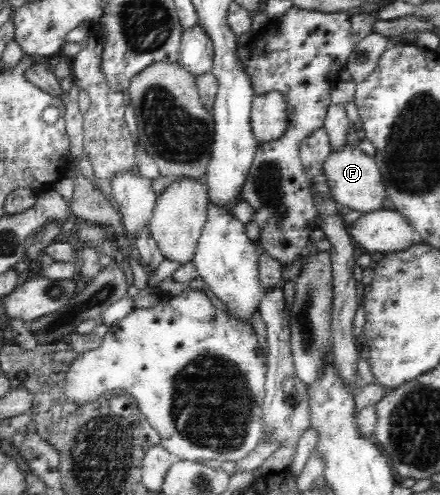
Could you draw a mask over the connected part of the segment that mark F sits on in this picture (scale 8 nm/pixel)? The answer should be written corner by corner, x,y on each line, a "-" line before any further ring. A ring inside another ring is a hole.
347,145
338,150
330,150
322,165
322,176
329,185
330,195
341,206
367,213
383,208
385,188
376,161
357,145

